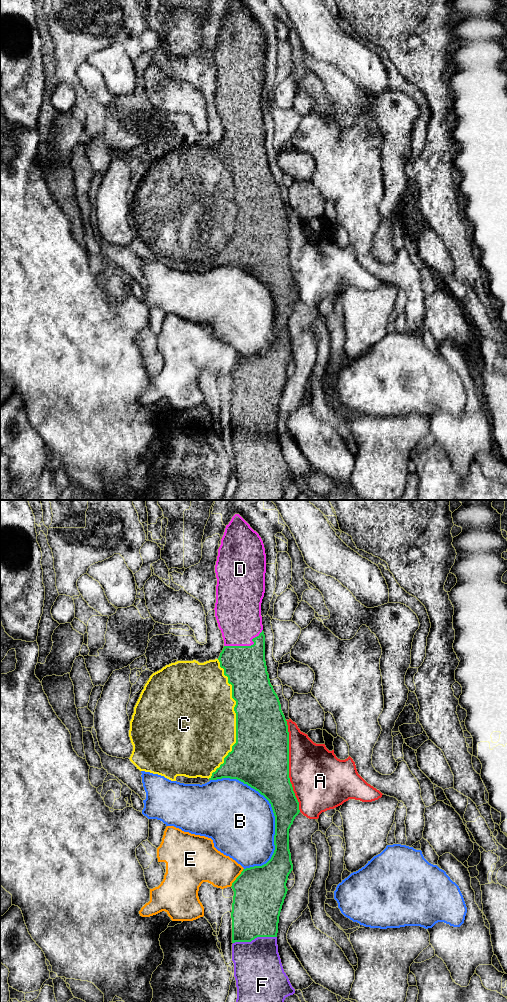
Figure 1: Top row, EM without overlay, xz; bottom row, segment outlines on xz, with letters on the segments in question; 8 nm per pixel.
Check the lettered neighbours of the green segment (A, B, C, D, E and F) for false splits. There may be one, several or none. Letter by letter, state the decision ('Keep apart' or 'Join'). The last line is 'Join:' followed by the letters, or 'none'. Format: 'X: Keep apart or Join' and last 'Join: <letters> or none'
A: Keep apart
B: Keep apart
C: Join
D: Join
E: Keep apart
F: Join
Join: C, D, F

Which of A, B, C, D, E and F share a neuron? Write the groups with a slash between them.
A / B / C D F / E

